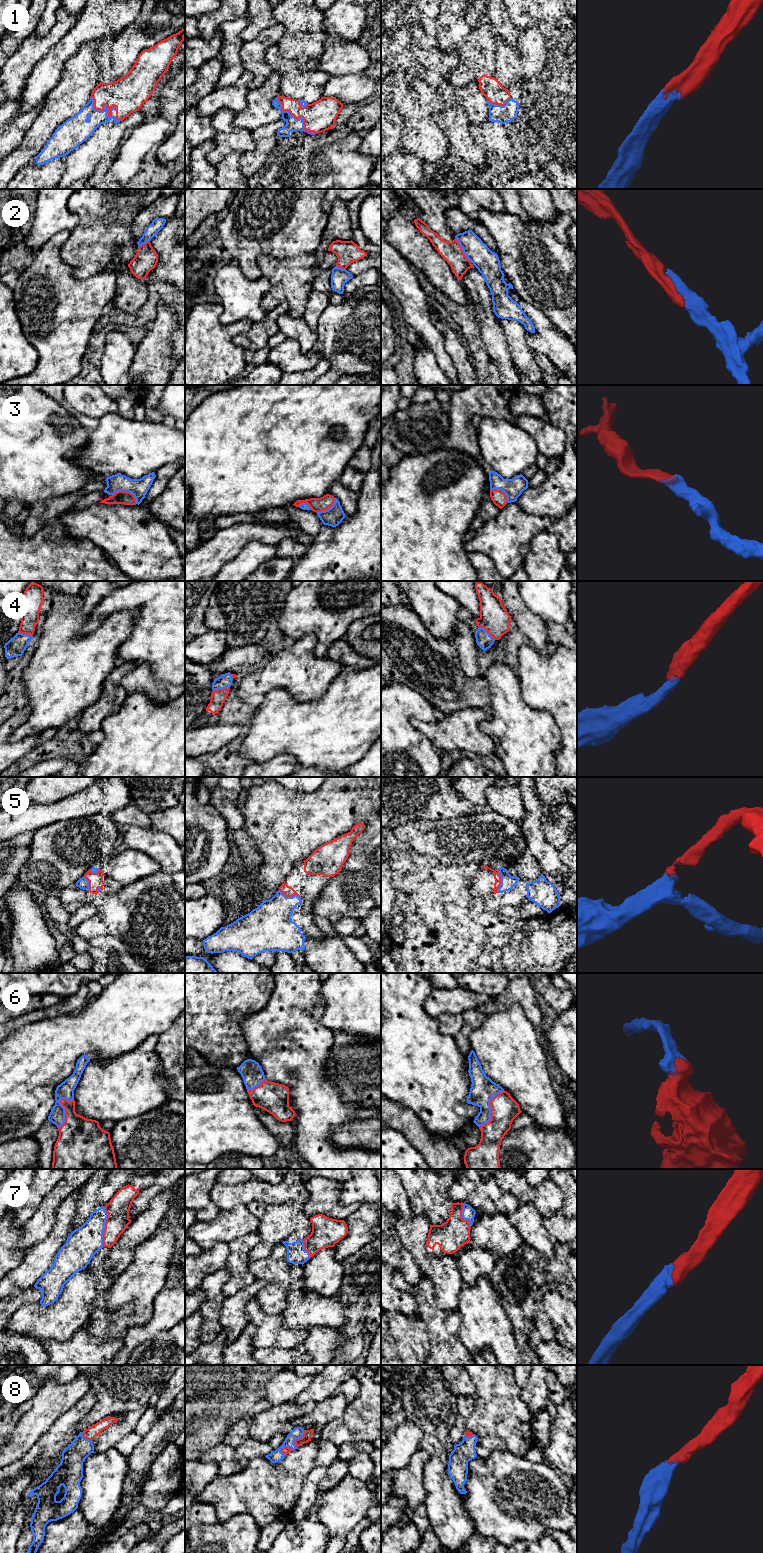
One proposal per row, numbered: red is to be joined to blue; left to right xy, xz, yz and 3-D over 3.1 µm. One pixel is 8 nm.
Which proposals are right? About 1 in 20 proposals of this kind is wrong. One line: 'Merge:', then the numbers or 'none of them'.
Merge: 1, 2, 3, 4, 5, 6, 7, 8

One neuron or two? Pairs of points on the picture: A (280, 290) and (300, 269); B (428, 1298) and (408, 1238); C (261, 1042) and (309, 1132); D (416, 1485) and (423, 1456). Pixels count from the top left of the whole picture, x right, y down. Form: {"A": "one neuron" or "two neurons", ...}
{"A": "one neuron", "B": "two neurons", "C": "one neuron", "D": "one neuron"}

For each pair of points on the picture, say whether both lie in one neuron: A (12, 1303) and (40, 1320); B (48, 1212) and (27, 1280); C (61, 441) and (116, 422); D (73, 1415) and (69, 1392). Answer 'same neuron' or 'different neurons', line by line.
A: different neurons
B: different neurons
C: different neurons
D: different neurons

